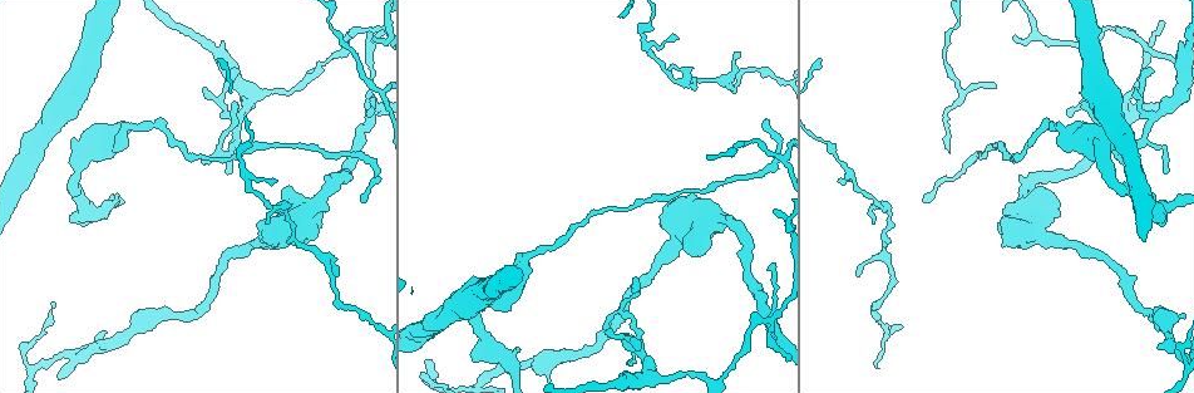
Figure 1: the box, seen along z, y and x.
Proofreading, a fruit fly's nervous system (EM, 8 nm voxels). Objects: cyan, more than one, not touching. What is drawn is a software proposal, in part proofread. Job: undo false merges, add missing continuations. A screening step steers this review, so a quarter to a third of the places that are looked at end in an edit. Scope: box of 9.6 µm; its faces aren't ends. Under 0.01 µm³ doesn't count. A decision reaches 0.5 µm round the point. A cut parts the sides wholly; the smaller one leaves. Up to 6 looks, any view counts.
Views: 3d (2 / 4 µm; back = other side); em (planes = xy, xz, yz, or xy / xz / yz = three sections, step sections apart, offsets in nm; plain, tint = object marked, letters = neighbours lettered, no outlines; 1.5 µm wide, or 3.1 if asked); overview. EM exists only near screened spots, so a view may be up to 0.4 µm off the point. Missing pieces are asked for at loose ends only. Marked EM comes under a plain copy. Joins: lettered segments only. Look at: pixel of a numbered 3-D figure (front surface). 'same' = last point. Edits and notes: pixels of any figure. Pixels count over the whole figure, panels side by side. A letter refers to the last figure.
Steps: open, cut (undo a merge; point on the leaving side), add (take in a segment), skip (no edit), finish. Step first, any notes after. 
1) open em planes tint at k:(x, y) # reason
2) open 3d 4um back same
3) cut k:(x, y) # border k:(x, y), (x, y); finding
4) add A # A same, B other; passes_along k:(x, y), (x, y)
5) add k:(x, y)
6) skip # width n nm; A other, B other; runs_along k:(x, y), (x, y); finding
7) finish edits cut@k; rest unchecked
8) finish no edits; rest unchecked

open em yz step 4 tint at 1:(366, 31) # sharp bend

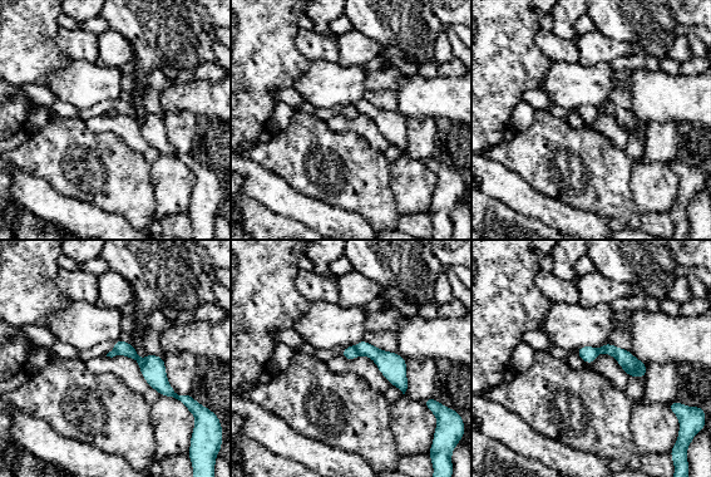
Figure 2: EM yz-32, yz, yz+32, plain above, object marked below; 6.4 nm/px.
open em yz step 4 letters same # see the neighbours

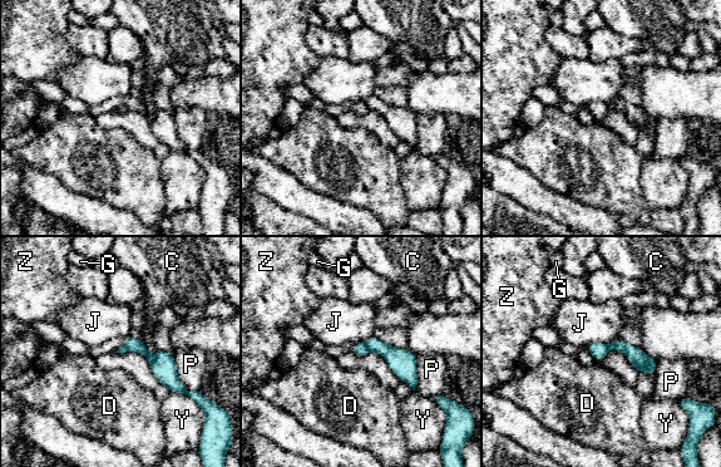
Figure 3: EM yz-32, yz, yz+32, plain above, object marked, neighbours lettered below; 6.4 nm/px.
cut 3:(360, 349) # longest_contact P 300 nm; C other, D other, G other, J other, P other, Y other, Z other; border 3:(363, 343), (369, 350); two neurons meet here

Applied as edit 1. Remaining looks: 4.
open 3d 4um back at 1:(89, 213) # abrupt turn

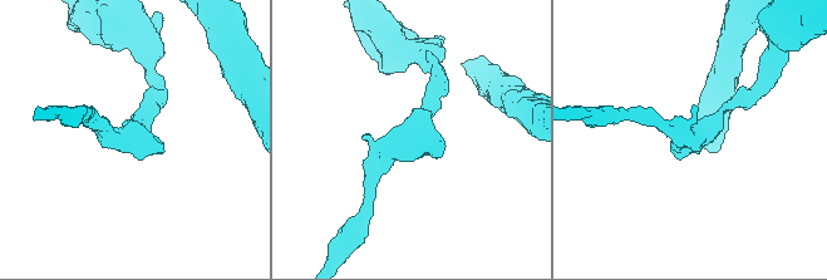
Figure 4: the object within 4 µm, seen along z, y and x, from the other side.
open em planes letters at 4:(129, 134)

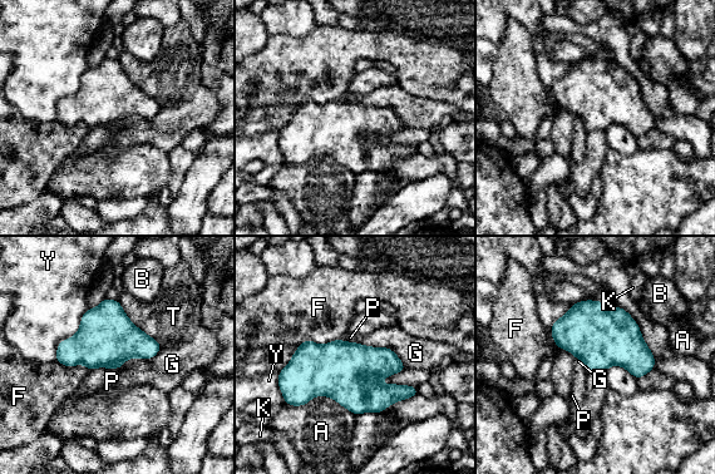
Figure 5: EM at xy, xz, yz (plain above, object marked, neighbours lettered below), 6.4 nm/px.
skip # width 380 nm; A other, B other, F other, G other, K other, P other, T other, Y other; border 5:(117, 300), (126, 315), (162, 346); one neuron here

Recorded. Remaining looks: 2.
finish edits cut@3; rest unchecked

